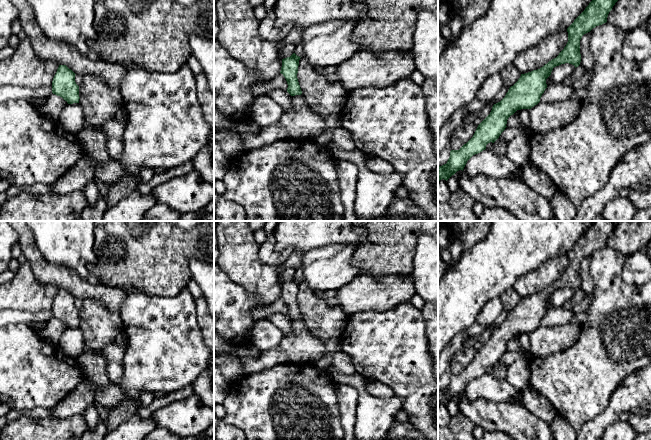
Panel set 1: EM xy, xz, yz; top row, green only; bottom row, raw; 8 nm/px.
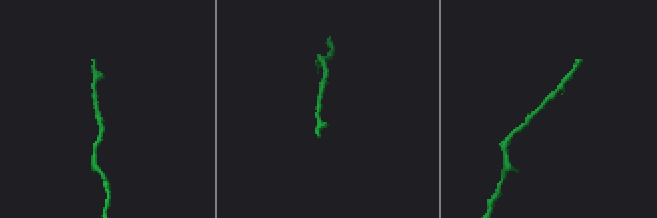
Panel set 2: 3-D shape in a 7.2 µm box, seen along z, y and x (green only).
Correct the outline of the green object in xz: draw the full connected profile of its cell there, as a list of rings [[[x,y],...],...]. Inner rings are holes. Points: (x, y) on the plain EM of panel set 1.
[[[293,277],[290,281],[282,283],[282,291],[280,297],[285,301],[287,305],[288,308],[287,316],[291,320],[302,318],[297,302],[300,282],[301,281]]]

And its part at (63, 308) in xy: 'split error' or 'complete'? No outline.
complete

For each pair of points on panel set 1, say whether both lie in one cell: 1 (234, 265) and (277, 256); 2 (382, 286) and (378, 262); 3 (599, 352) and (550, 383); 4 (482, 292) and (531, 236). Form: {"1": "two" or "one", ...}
{"1": "two", "2": "two", "3": "one", "4": "one"}

